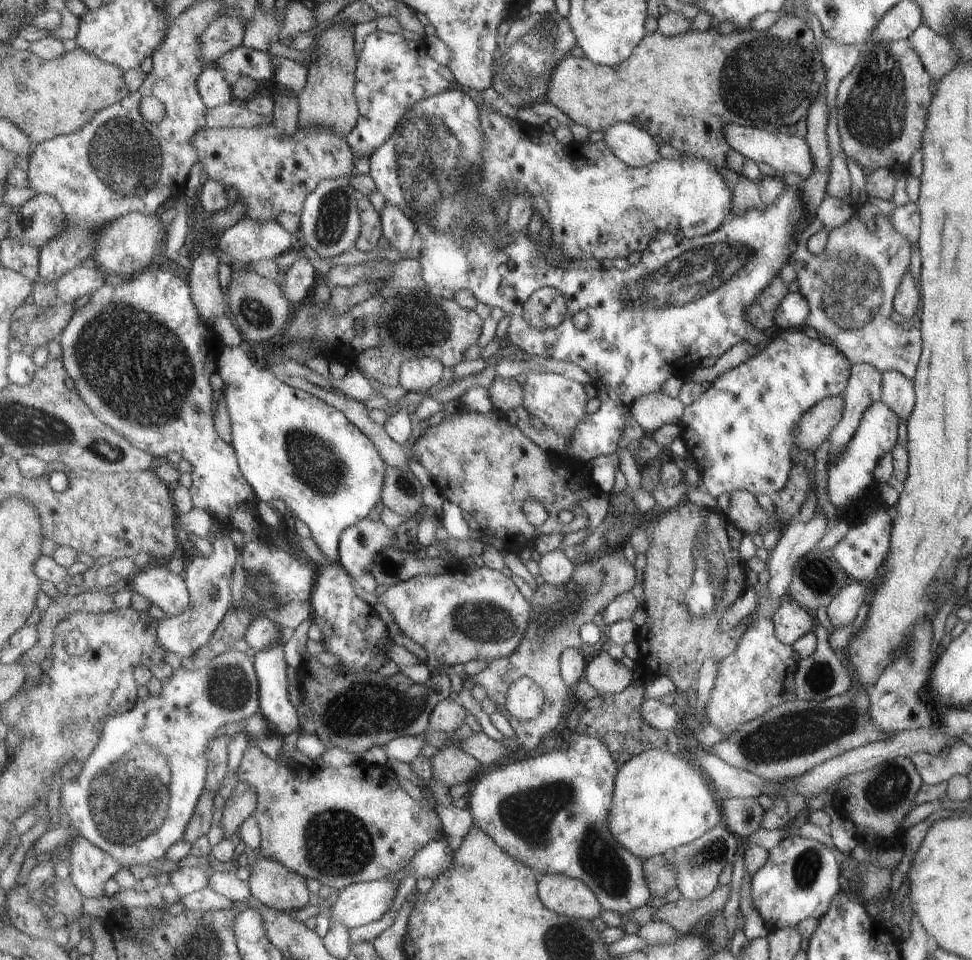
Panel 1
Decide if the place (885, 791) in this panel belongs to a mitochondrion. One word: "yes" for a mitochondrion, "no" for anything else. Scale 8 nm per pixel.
yes

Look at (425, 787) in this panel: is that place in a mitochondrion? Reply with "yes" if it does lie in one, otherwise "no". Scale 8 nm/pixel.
no

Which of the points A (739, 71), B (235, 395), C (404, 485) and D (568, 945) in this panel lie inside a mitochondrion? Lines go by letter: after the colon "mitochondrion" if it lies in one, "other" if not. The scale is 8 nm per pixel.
A: mitochondrion
B: other
C: mitochondrion
D: mitochondrion

